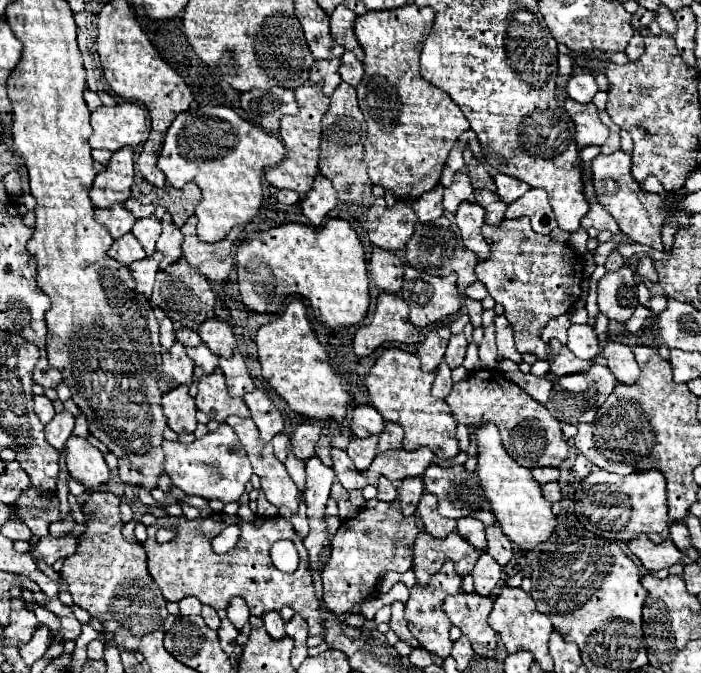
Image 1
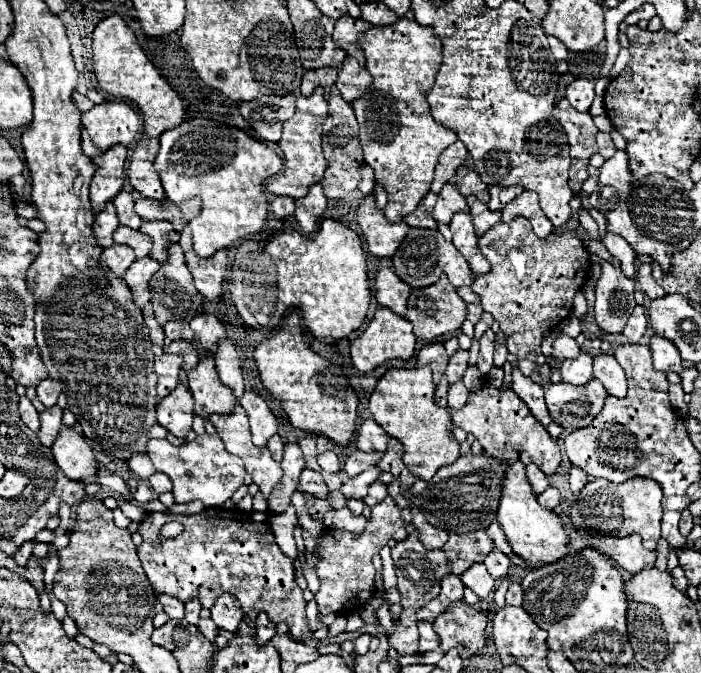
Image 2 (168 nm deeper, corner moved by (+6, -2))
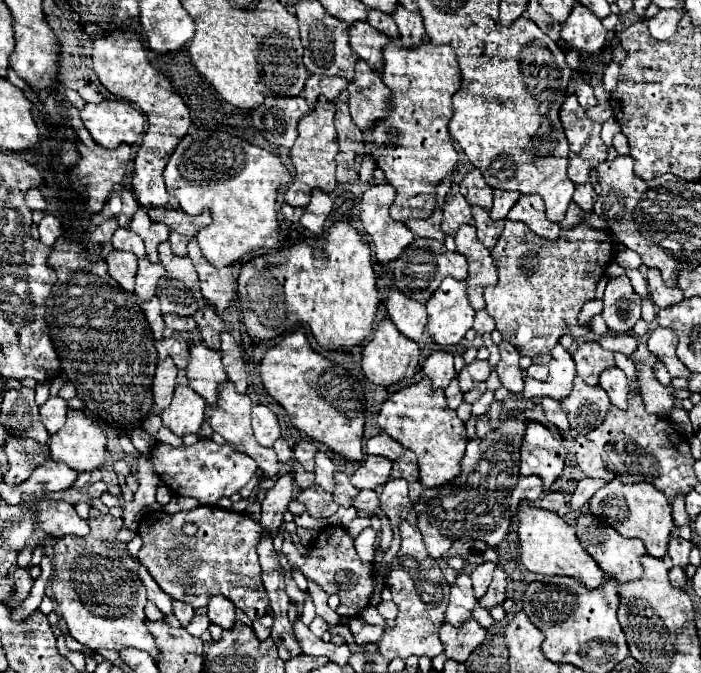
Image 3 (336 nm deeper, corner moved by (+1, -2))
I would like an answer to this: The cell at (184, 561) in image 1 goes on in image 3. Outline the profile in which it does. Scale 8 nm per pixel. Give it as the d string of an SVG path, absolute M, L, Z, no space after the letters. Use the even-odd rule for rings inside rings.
M198 506L190 512L178 512L178 514L166 514L162 510L150 512L140 518L138 534L144 540L144 546L138 552L138 560L148 568L156 584L170 596L182 602L188 602L194 610L208 604L208 598L214 594L222 594L228 598L236 608L240 608L250 620L256 620L258 616L264 616L268 612L268 596L262 586L260 578L260 564L256 554L256 544L260 540L260 524L254 522L248 514L236 514L230 510L222 510L218 506ZM184 524L196 524L196 534L186 536L182 532Z

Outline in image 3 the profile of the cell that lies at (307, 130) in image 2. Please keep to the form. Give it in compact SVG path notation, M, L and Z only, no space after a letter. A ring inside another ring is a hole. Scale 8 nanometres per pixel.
M324 96L318 100L316 108L306 114L298 124L298 140L290 150L290 158L294 164L294 180L284 192L284 200L294 208L304 208L310 200L310 192L314 188L322 192L332 192L336 188L336 154L338 154L338 138L334 128L334 104Z

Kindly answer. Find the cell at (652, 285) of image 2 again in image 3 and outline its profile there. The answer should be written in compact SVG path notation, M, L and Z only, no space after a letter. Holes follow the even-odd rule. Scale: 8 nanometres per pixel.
M646 270L646 280L648 280L648 288L650 288L650 298L658 308L668 308L668 306L676 306L684 300L682 290L678 288L668 288L660 276L660 272L654 270Z

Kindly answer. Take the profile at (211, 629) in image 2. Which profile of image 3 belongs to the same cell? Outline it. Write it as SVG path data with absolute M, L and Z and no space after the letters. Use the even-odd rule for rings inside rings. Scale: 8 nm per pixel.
M194 614L194 618L188 622L186 630L192 634L192 636L200 636L202 632L206 632L210 626L210 620L208 616L200 616L200 614Z

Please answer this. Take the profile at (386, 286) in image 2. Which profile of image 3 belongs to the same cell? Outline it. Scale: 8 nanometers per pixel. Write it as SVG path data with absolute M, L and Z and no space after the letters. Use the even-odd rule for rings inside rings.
M390 290L386 308L388 308L390 320L396 324L398 332L402 332L406 338L410 338L418 344L432 342L430 334L426 332L428 316L426 316L424 304L410 300L408 296L402 296L402 292Z

